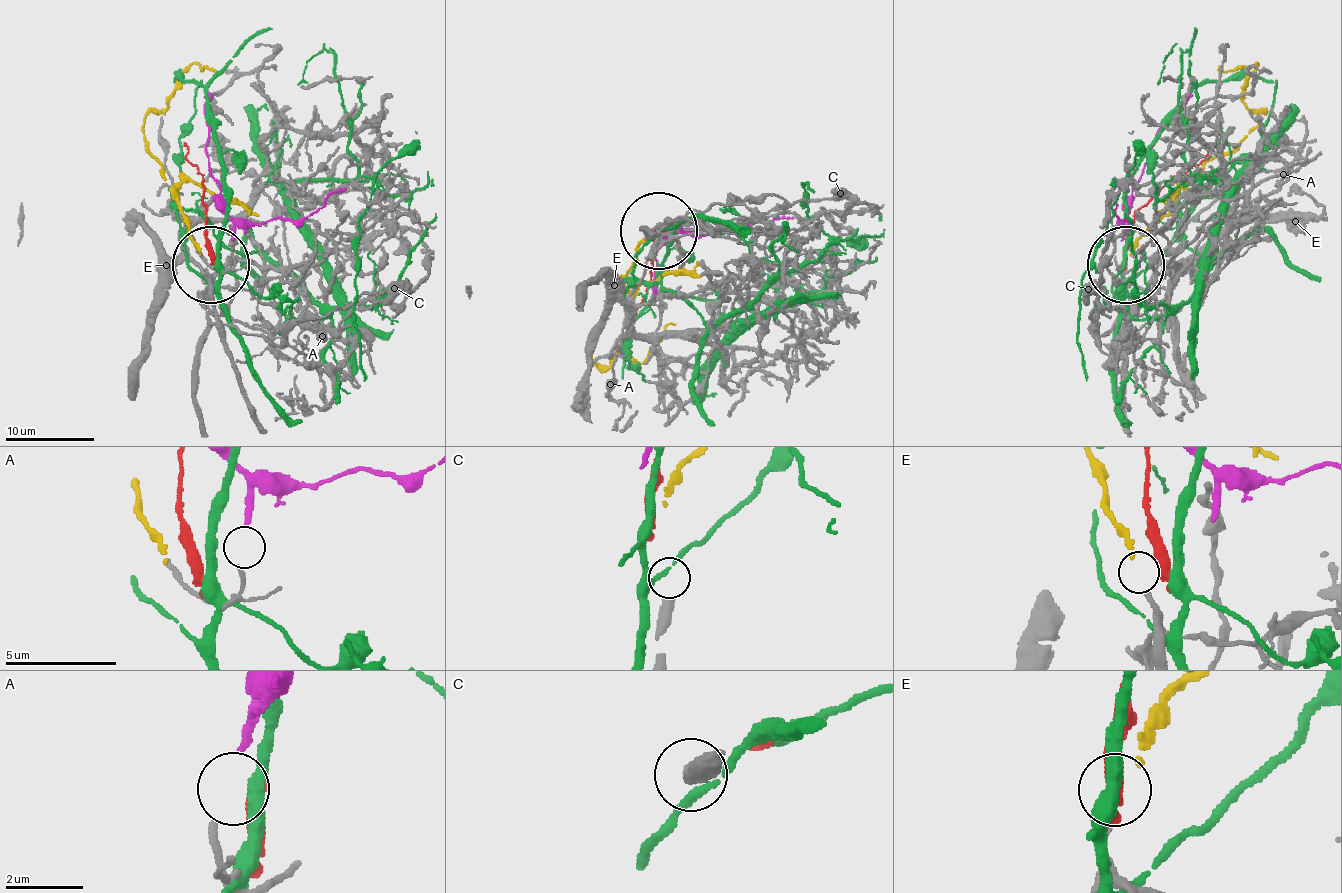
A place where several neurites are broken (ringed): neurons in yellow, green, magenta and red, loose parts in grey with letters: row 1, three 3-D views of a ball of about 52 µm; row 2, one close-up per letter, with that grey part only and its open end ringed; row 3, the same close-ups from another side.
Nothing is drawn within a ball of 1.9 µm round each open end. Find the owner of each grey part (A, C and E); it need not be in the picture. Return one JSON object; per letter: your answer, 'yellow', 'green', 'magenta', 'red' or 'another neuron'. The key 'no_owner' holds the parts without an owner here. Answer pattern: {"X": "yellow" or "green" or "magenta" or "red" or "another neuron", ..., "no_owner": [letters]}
{"A": "magenta", "C": "another neuron", "E": "yellow", "no_owner": ["C"]}

